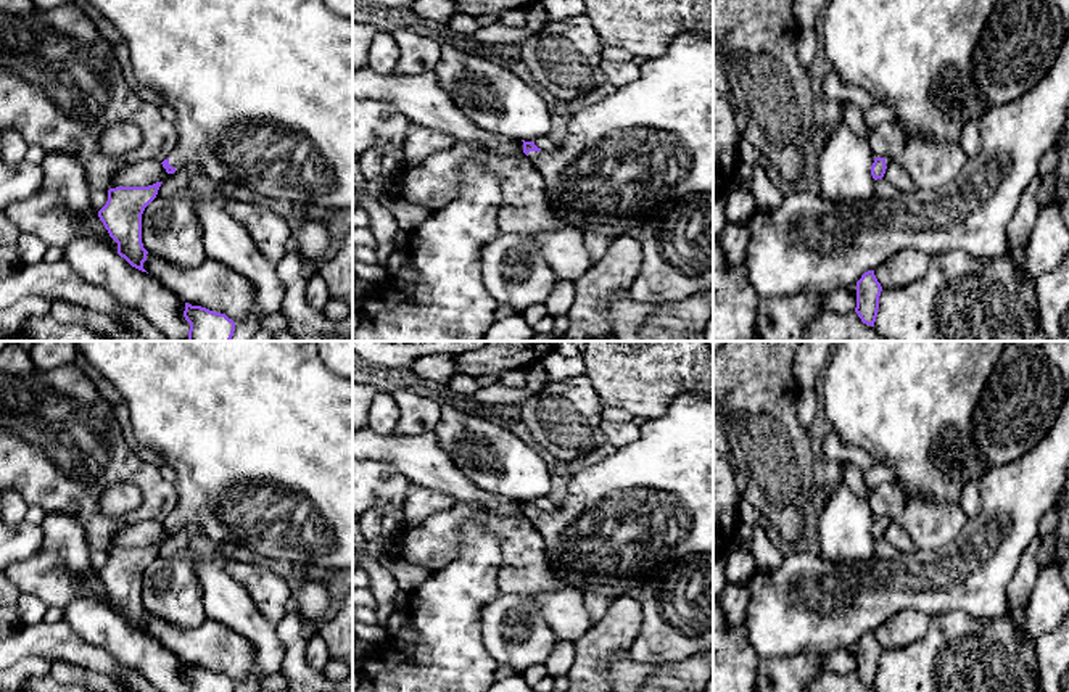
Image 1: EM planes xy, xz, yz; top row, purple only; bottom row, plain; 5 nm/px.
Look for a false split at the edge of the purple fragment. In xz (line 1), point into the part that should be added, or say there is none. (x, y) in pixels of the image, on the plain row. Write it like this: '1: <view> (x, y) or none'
1: xz (651, 501)

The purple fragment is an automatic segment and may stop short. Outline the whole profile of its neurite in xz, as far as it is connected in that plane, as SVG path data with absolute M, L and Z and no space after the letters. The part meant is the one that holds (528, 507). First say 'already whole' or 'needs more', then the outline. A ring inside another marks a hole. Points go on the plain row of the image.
needs more; M683 393L662 417L649 418L636 441L570 478L565 500L552 512L523 502L523 513L541 534L555 573L581 592L596 587L609 599L634 595L647 575L667 560L713 554L713 394Z

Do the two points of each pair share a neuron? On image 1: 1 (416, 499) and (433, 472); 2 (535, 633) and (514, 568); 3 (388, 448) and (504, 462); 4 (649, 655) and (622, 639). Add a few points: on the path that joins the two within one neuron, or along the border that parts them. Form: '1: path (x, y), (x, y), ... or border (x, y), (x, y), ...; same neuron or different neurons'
1: border (412, 483), (448, 493), (458, 501); different neurons
2: border (499, 589), (533, 594); different neurons
3: border (433, 430), (443, 451), (475, 483); different neurons
4: border (641, 609), (639, 634), (628, 655), (652, 665); different neurons

